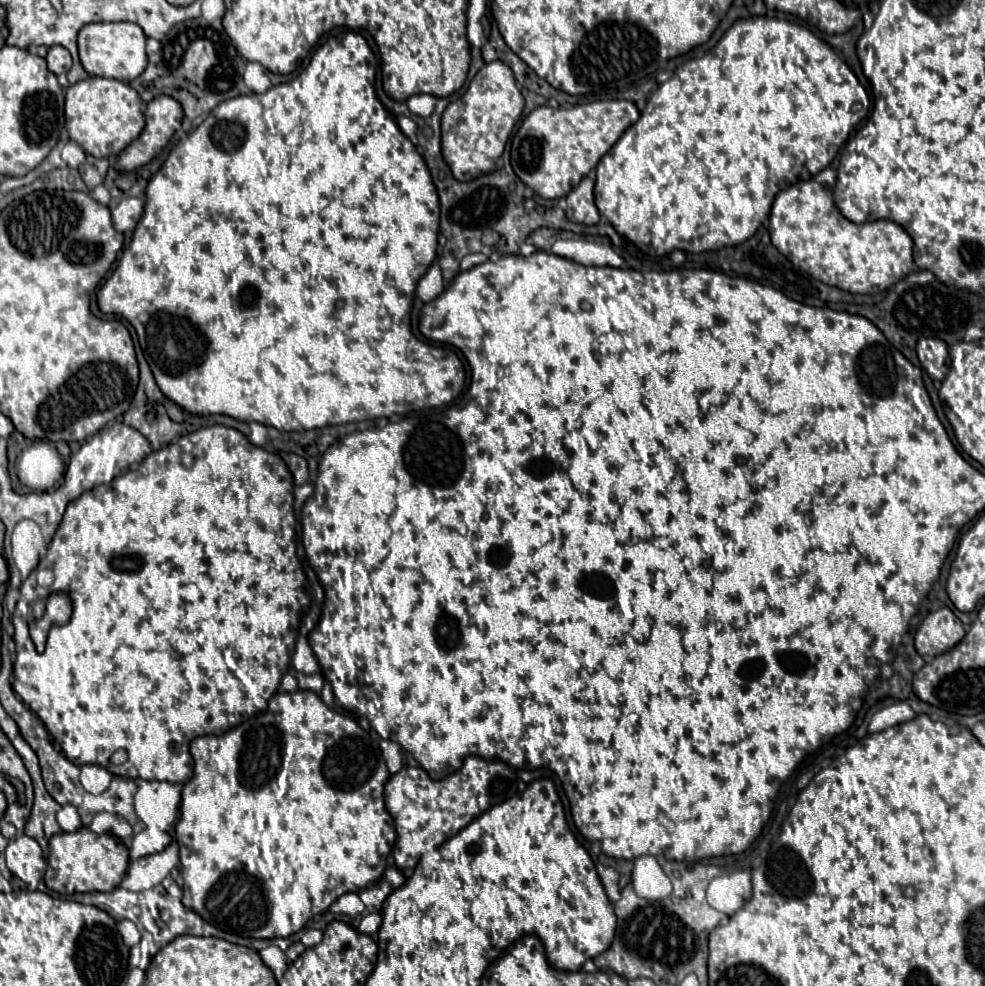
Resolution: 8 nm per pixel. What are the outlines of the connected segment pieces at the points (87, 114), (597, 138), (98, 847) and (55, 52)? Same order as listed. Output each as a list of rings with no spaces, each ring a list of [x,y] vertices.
[[[89,76],[67,88],[65,94],[65,128],[69,138],[77,142],[87,154],[97,158],[107,158],[119,154],[127,144],[131,144],[143,130],[145,118],[141,110],[139,94],[125,82]]]
[[[597,100],[567,108],[539,106],[521,122],[511,142],[511,166],[539,196],[567,196],[637,118],[639,110],[629,100]]]
[[[89,828],[77,832],[61,832],[49,840],[49,864],[45,872],[45,886],[55,892],[109,892],[119,886],[129,866],[129,852],[125,844],[111,834],[95,834]]]
[[[51,46],[45,60],[47,60],[47,68],[57,76],[67,74],[71,68],[71,56],[63,46]]]

